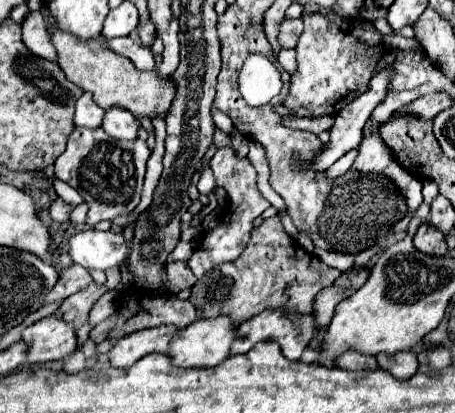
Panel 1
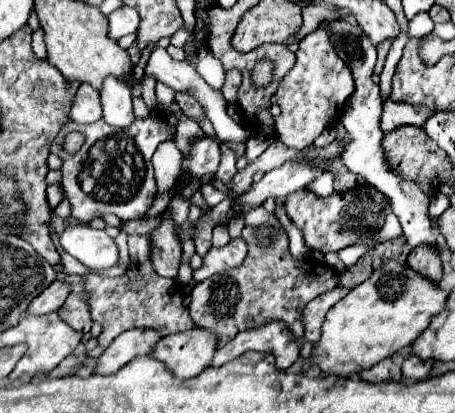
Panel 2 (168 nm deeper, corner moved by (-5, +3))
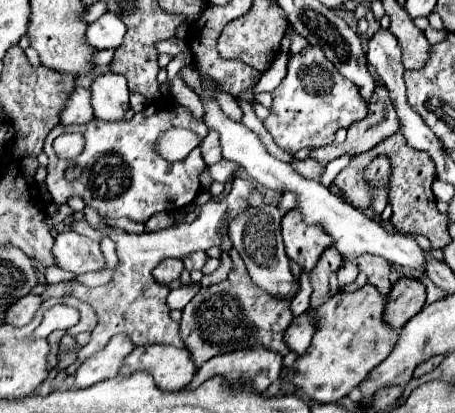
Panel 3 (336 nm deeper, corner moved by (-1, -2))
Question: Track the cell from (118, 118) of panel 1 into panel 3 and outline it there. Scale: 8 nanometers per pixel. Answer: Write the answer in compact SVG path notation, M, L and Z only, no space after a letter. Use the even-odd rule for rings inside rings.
M105 73L95 77L91 85L91 105L97 119L107 123L121 121L129 109L129 89L125 75Z

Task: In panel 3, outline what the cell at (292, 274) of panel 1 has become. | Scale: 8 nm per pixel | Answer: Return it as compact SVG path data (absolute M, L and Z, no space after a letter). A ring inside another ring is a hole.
M231 249L229 255L233 259L233 269L229 271L229 277L217 285L201 287L199 293L183 309L181 337L185 341L185 347L191 351L197 367L201 367L215 355L253 347L257 343L275 349L281 355L287 355L291 351L285 343L285 331L293 319L291 297L273 297L261 287L253 285L253 279L249 277L249 271L245 269L239 253Z

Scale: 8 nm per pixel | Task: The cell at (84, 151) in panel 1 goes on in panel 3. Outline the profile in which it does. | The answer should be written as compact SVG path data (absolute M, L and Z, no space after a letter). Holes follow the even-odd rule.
M159 97L151 101L141 113L137 113L133 119L123 119L115 123L105 123L99 119L93 119L85 125L57 125L45 139L43 151L49 157L47 167L47 187L57 205L65 205L69 197L81 197L85 205L93 207L101 217L119 219L127 217L137 223L145 223L153 213L165 211L169 201L173 199L173 211L185 209L191 205L191 201L199 193L199 175L205 169L205 161L201 155L201 147L195 147L189 157L181 161L167 161L163 159L155 143L159 135L163 135L171 127L185 127L191 129L203 139L207 135L207 127L203 121L197 121L191 117L189 109L181 107L173 97ZM67 131L79 131L85 137L85 149L75 161L65 161L53 157L51 143L53 137L67 133ZM69 167L79 167L83 173L75 181L65 179L65 171Z

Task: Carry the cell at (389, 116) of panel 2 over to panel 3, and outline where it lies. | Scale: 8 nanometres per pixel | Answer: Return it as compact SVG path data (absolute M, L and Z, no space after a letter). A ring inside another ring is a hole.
M379 85L373 93L369 115L361 119L359 123L353 123L347 133L347 141L341 145L325 145L311 153L313 159L327 165L331 159L341 157L345 153L357 155L373 149L379 141L387 139L393 133L401 131L401 123L397 121L397 113L393 109L393 103L389 99L389 93L385 85Z

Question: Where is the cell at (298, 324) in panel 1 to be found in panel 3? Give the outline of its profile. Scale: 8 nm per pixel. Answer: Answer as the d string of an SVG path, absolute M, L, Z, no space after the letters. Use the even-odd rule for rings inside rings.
M255 345L253 349L237 349L229 353L221 353L201 365L197 369L189 389L199 387L213 375L225 377L225 381L235 383L235 379L251 379L253 389L263 393L273 381L279 379L283 369L283 357L277 351L265 349L263 345Z

